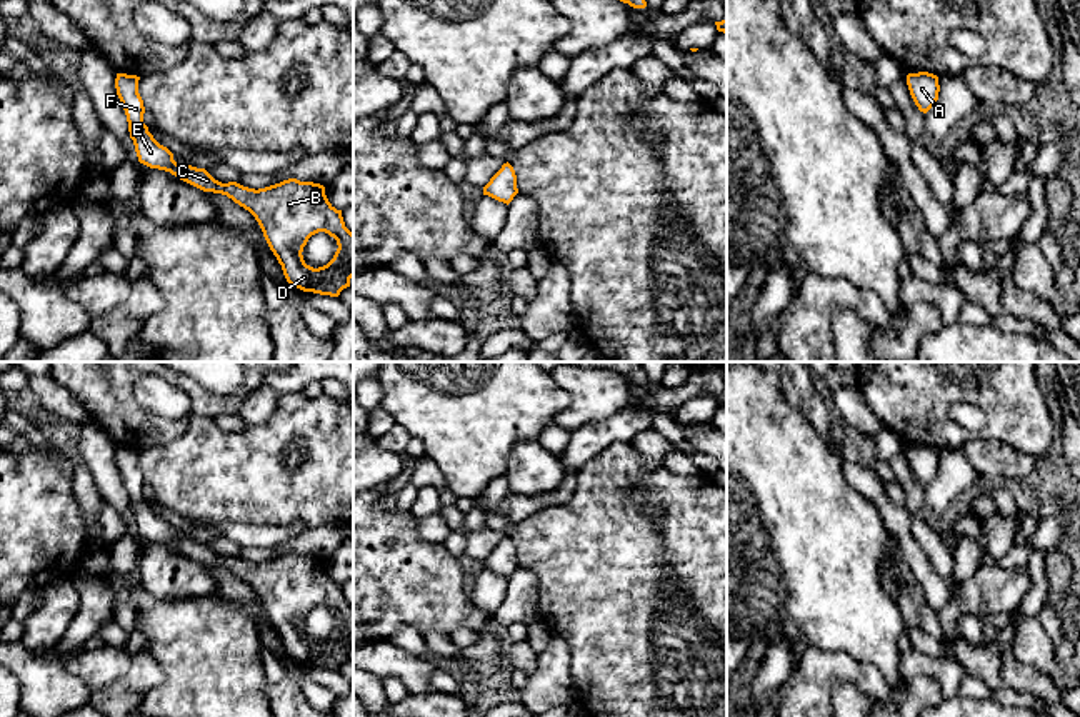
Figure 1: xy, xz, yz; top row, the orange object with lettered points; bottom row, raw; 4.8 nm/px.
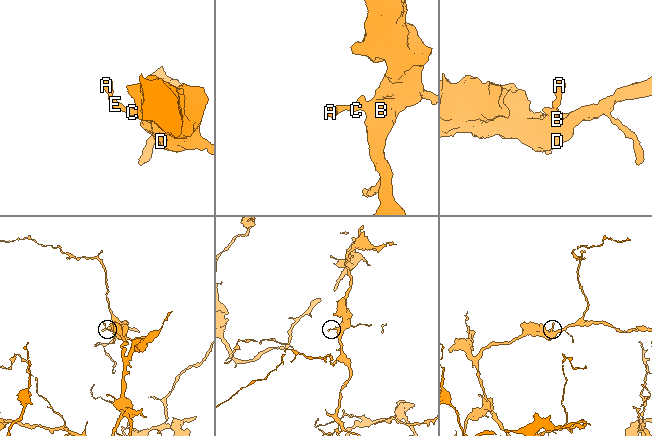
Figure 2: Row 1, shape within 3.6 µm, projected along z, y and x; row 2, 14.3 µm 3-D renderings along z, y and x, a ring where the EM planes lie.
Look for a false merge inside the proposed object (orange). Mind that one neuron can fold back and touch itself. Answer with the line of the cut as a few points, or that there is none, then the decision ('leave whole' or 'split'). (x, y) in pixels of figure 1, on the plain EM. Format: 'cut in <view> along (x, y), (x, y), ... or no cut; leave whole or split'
no cut; leave whole

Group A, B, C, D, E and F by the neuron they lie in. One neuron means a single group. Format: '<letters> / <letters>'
A B C D E F

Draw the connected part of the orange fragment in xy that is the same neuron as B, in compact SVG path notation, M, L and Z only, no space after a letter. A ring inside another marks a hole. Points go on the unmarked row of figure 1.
M117 447L115 462L123 479L130 512L138 535L170 545L177 552L203 564L222 567L248 584L258 595L263 610L282 639L287 655L303 665L338 670L353 650L353 607L345 600L342 584L325 569L325 560L288 552L265 562L248 562L237 555L222 557L205 542L178 539L173 527L160 519L143 497L143 474L137 449ZM325 605L337 614L333 632L318 642L303 634L308 612Z

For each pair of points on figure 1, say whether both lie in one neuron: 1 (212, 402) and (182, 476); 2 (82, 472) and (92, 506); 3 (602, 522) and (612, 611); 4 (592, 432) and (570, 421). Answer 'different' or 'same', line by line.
1: different
2: same
3: same
4: different

